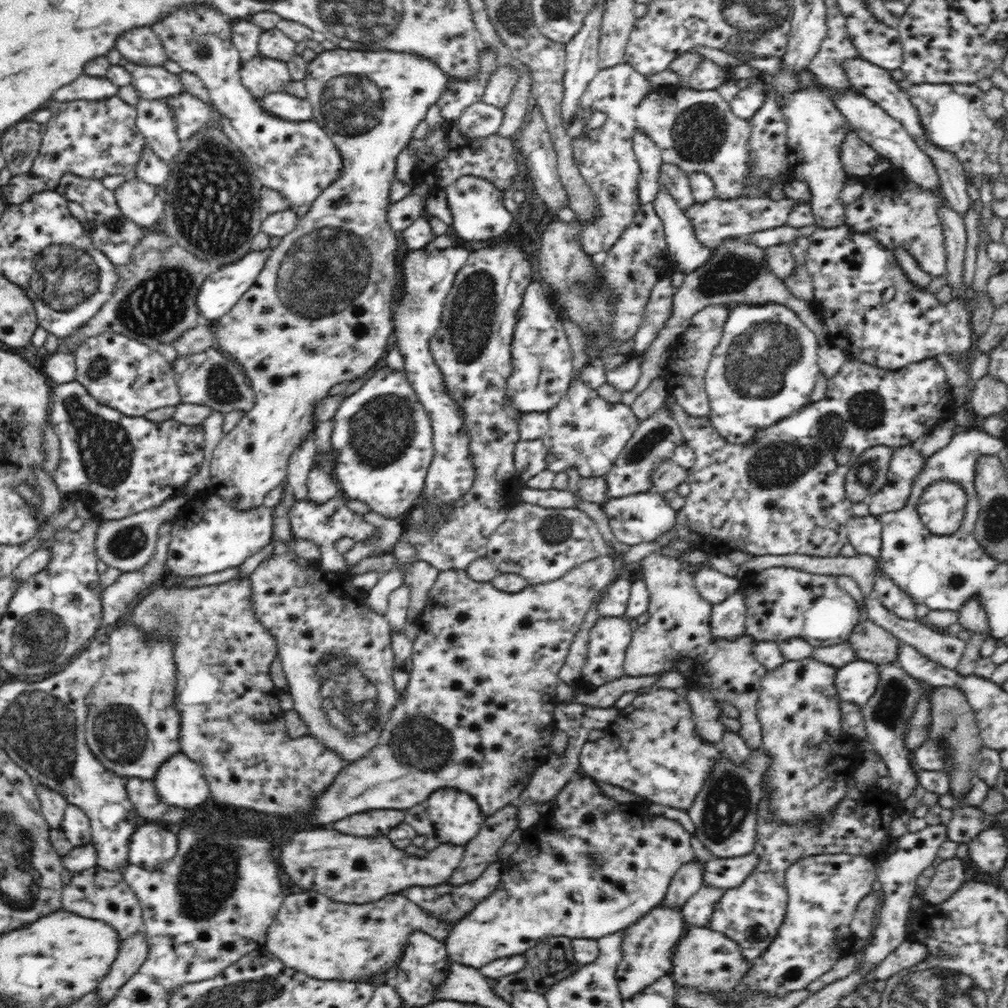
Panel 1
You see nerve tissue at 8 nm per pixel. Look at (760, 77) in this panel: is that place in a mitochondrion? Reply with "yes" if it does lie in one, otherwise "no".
no

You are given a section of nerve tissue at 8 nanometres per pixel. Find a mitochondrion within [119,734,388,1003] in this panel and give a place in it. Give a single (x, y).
(209, 872)

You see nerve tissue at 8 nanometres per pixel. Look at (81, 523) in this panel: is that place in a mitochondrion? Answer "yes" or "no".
no

